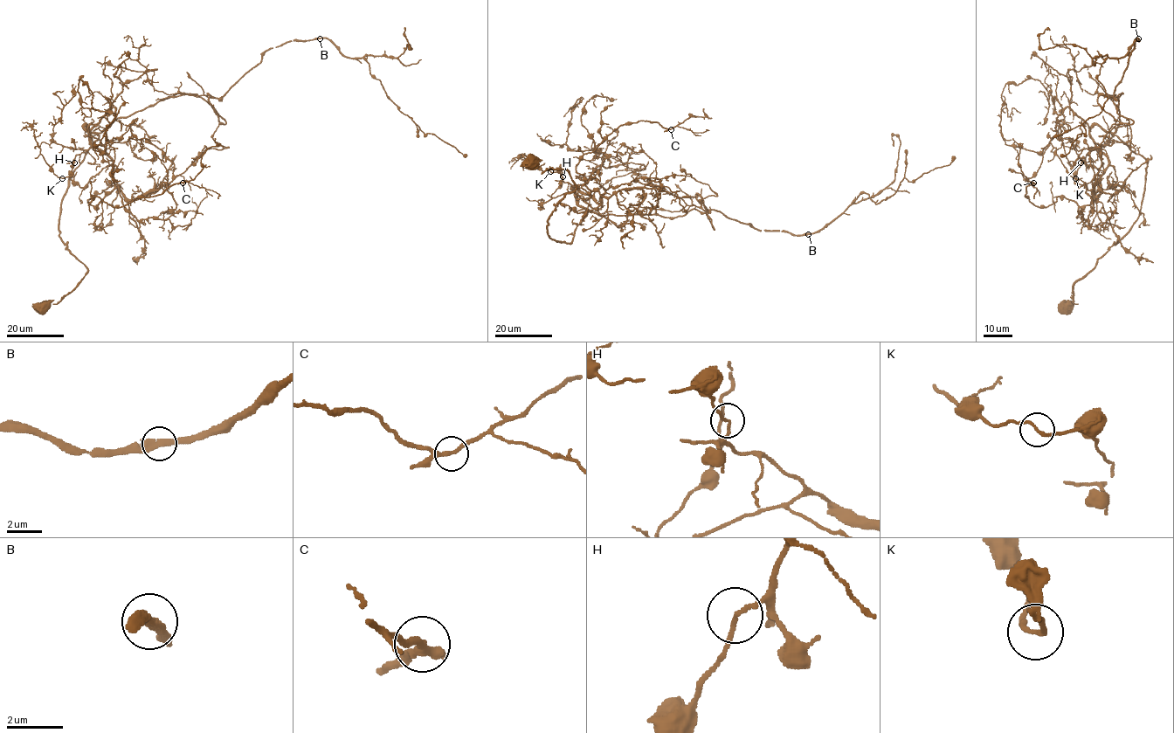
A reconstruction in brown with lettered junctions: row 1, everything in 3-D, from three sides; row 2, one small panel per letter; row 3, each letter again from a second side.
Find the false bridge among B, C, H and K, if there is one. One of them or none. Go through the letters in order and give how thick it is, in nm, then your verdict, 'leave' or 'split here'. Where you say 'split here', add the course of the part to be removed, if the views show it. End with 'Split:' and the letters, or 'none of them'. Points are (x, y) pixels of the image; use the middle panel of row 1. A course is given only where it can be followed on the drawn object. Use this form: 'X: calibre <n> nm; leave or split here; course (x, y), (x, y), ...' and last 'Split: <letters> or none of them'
B: calibre 320 nm; leave
C: calibre 240 nm; leave
H: calibre 140 nm; leave
K: calibre 150 nm; leave
Split: none of them

